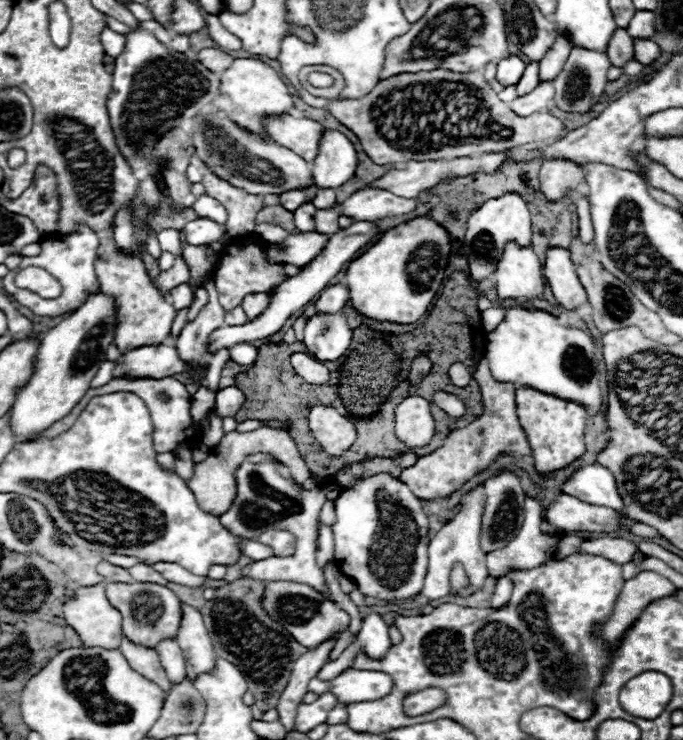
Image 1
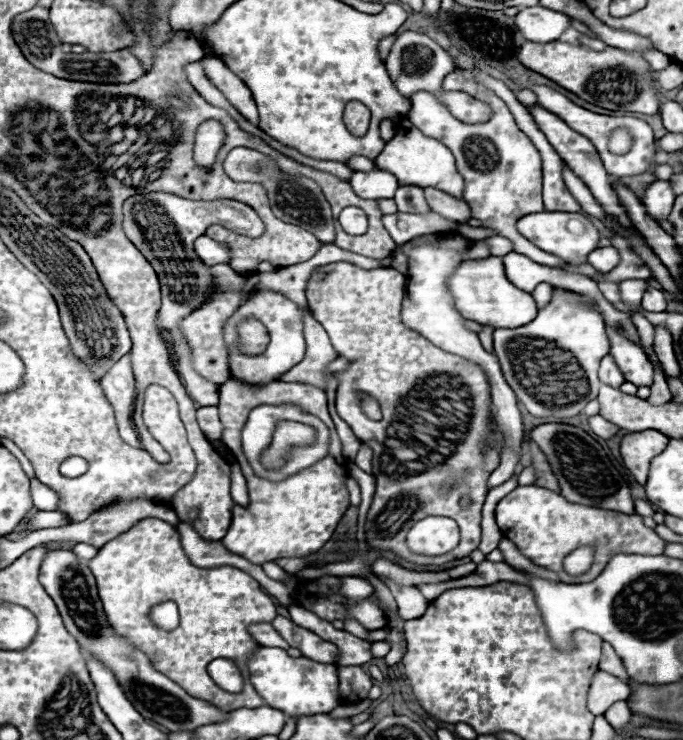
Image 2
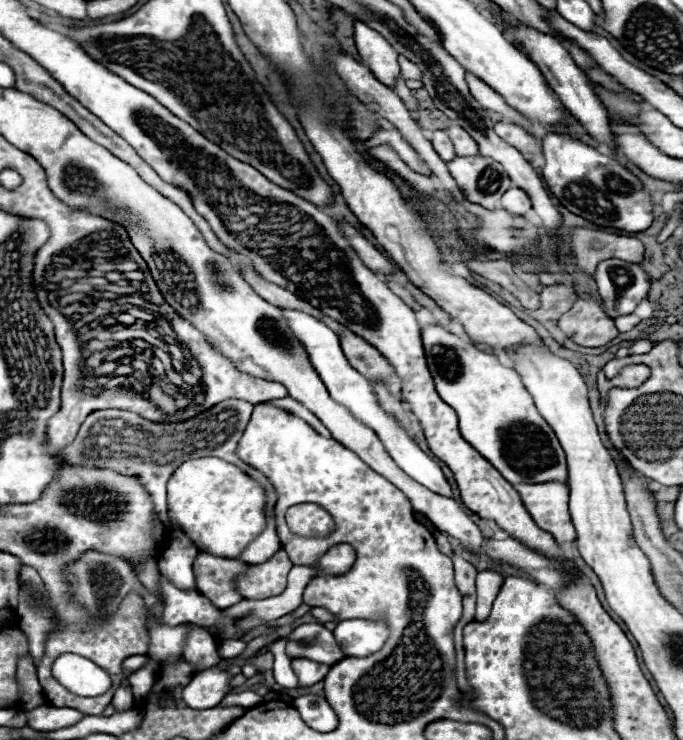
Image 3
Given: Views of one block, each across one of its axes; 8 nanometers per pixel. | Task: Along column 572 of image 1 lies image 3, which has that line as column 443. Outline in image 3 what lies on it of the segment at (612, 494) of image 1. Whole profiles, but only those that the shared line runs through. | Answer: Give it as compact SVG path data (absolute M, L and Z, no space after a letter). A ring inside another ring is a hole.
M282 308L282 314L286 316L288 324L290 324L290 330L294 332L294 336L298 336L300 344L306 348L306 354L310 358L310 362L314 364L314 370L320 374L320 378L324 380L330 396L338 402L338 404L344 404L352 410L352 414L362 420L366 426L370 426L376 436L382 440L384 448L388 450L388 454L394 458L394 462L418 483L422 484L429 490L440 494L442 496L453 498L453 490L440 470L440 466L430 460L410 438L408 434L394 422L394 418L390 418L376 402L376 396L372 392L372 386L370 382L360 374L356 372L350 362L346 360L342 348L340 348L340 342L338 342L338 336L320 320L316 320L314 316L310 314L304 314L300 310L286 310Z

